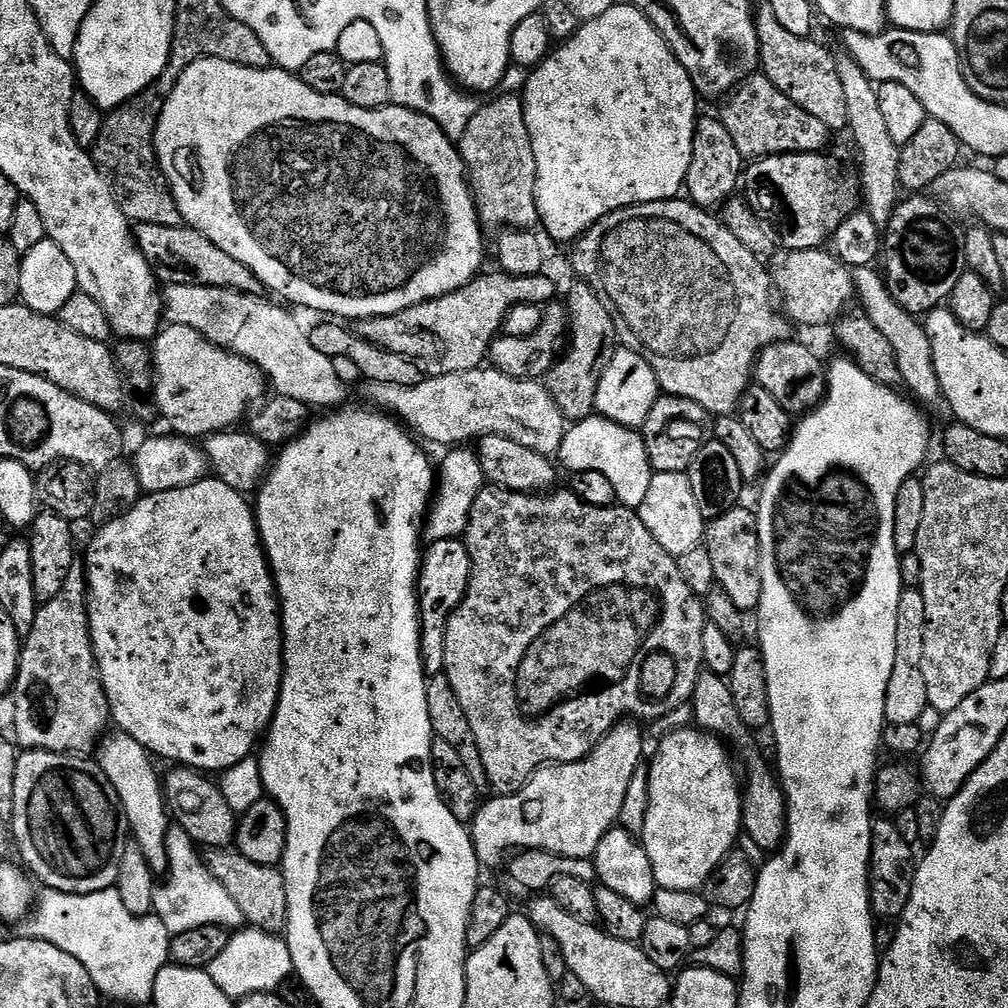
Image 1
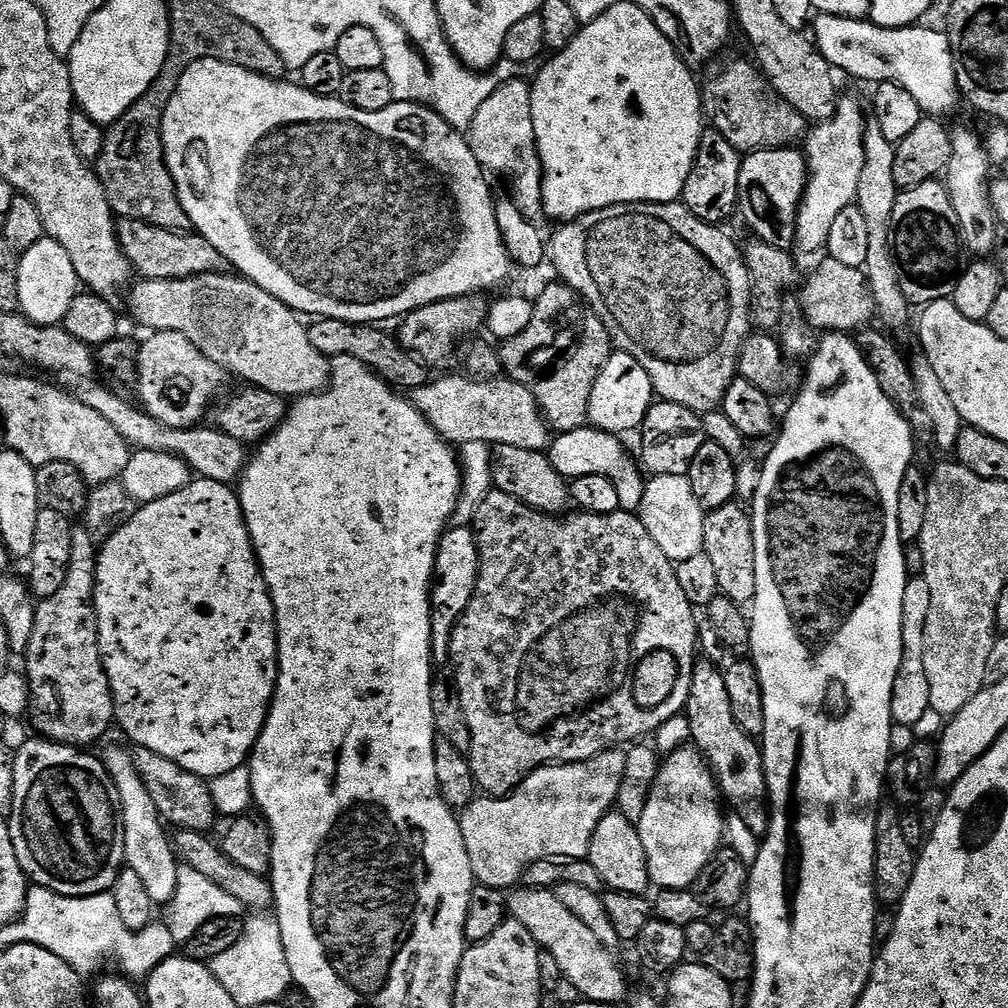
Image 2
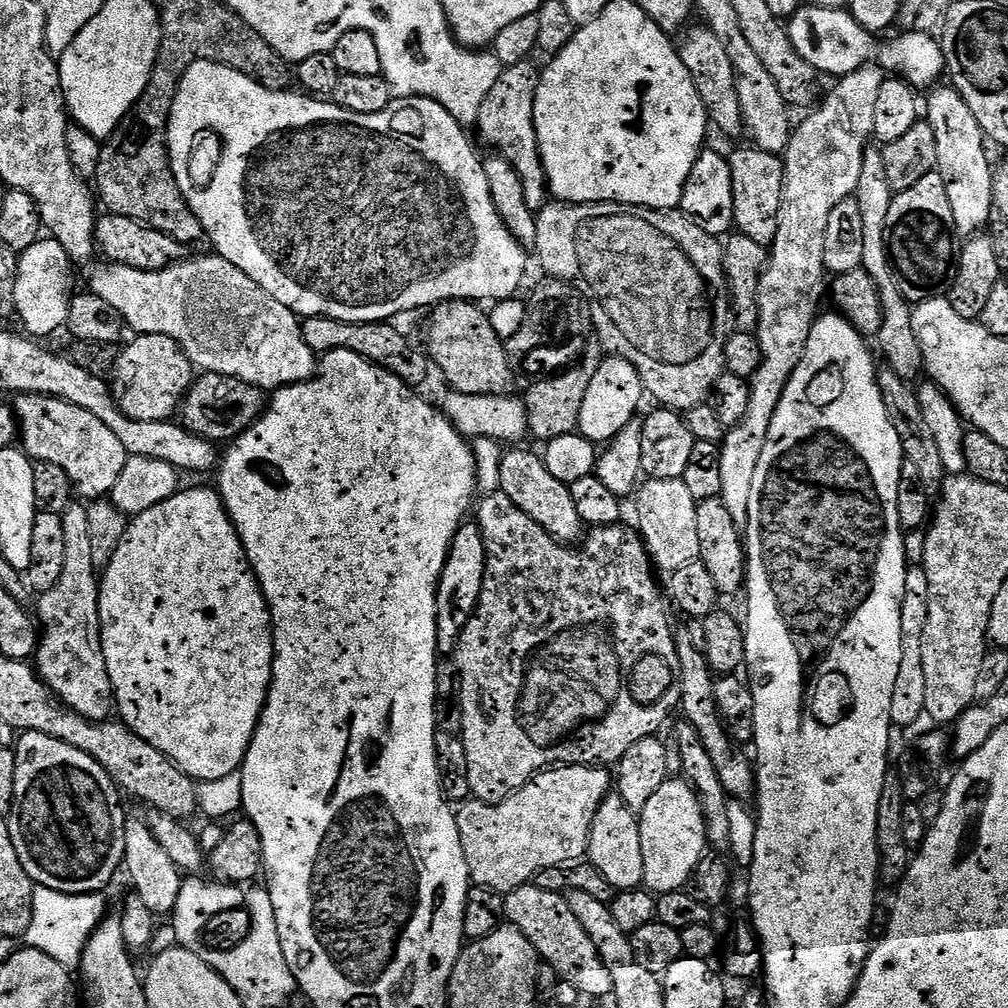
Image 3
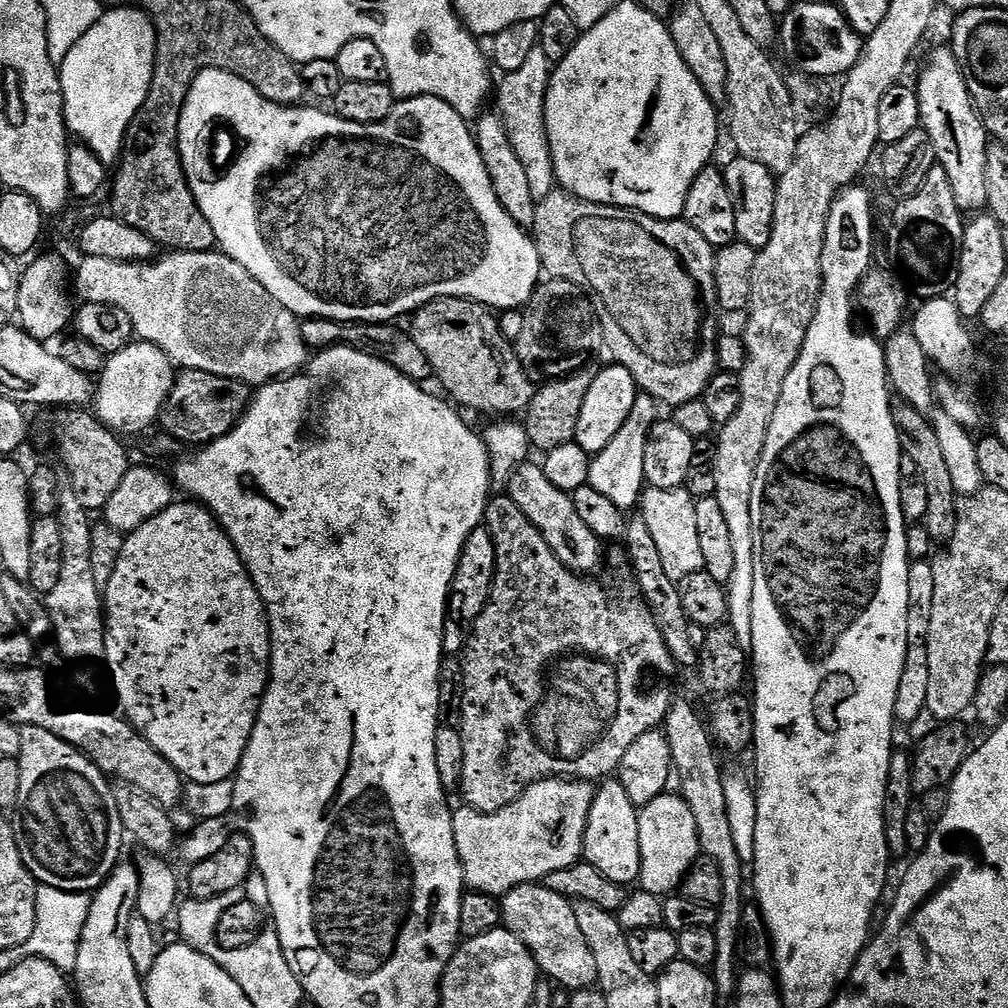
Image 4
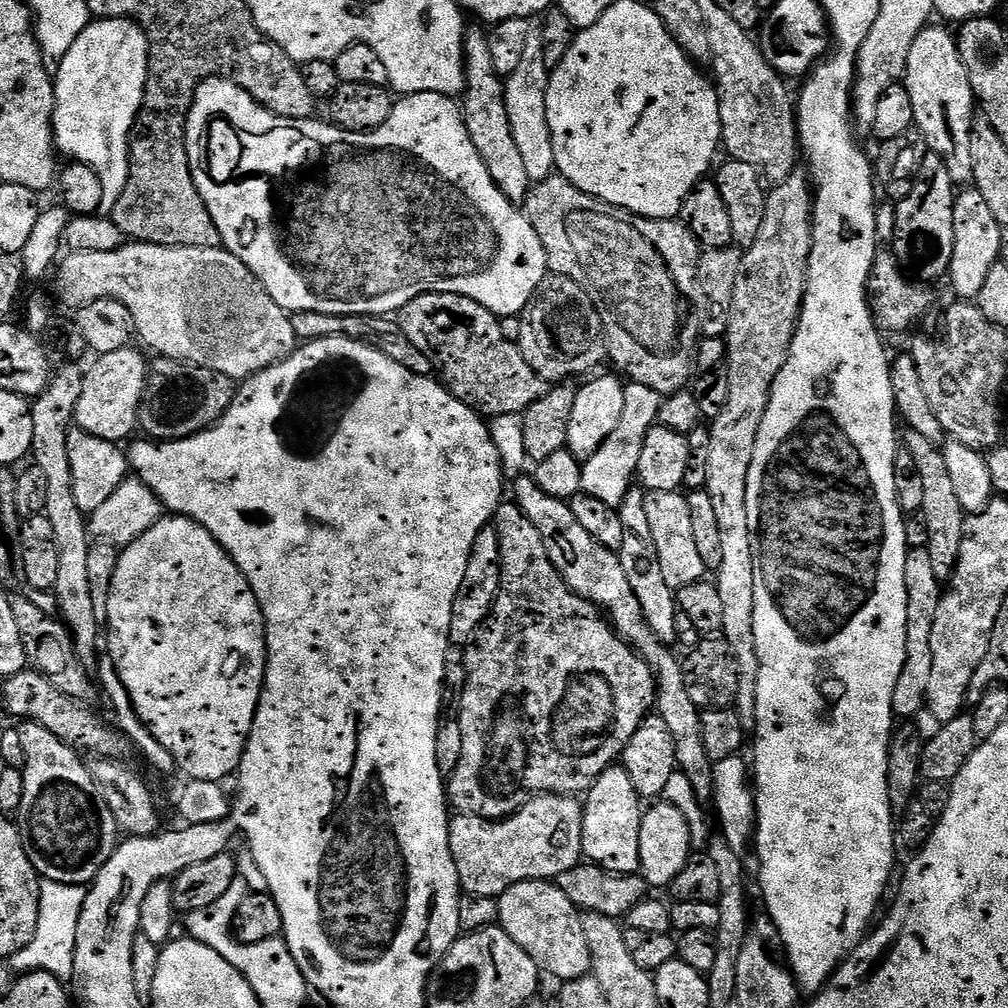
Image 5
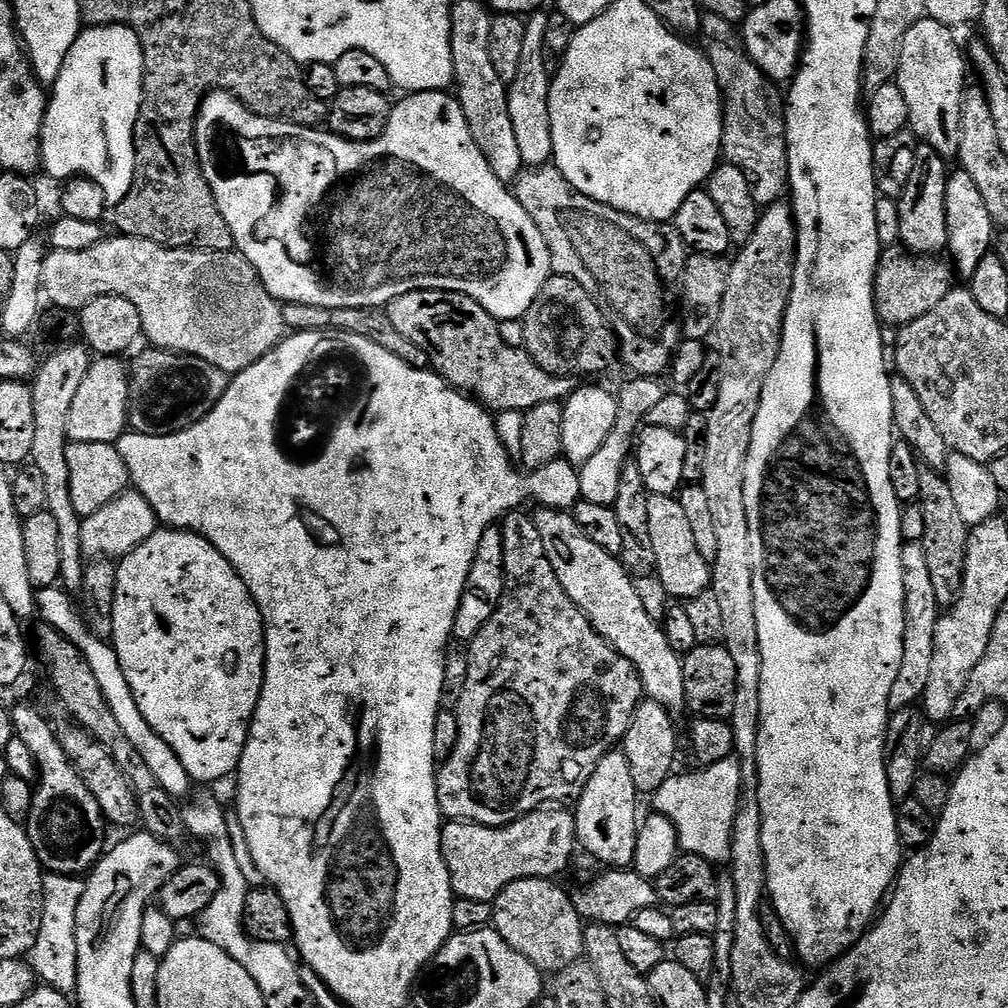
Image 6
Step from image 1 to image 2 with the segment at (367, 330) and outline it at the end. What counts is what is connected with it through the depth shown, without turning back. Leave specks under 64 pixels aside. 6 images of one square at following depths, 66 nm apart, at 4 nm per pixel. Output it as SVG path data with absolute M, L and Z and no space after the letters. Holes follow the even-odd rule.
M480 294L459 296L449 300L439 300L433 304L427 304L425 308L408 313L399 321L400 345L407 352L411 352L416 359L423 360L425 365L446 363L456 348L456 340L462 339L463 336L472 336L479 328L481 330L485 327L490 304L484 299L485 297Z

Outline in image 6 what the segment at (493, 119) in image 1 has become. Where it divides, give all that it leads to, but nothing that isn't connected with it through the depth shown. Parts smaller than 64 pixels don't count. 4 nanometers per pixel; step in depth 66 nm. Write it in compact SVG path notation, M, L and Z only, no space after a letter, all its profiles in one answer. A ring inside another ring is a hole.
M537 10L527 17L526 42L522 42L522 62L518 66L516 80L508 90L510 122L514 122L514 134L522 162L529 168L543 168L552 160L552 131L550 130L550 68L544 61L544 48L548 39L548 16Z

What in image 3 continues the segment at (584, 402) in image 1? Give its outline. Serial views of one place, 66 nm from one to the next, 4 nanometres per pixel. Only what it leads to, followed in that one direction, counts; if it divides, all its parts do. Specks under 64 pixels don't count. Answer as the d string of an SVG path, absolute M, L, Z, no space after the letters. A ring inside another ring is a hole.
M589 346L584 355L570 368L555 376L537 379L522 396L524 409L528 412L528 431L540 440L554 442L563 436L573 435L579 429L582 402L586 399L586 389L590 386L602 359L599 347Z

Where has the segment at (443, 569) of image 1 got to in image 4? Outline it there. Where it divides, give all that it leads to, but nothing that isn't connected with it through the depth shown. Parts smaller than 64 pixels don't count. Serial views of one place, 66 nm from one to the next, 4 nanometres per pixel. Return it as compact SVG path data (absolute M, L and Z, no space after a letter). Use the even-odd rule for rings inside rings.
M487 526L475 528L470 534L470 538L466 538L466 546L458 558L454 582L448 595L448 609L442 634L445 656L460 656L468 647L468 635L472 633L474 622L478 622L482 610L488 605L495 573L496 547L494 546L494 538Z

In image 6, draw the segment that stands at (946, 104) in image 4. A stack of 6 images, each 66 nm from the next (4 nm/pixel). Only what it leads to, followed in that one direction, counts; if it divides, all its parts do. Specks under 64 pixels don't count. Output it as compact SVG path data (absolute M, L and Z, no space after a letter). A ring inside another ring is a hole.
M927 18L914 22L906 34L900 65L894 83L902 90L906 106L910 106L908 128L932 151L952 162L962 146L962 106L964 105L964 75L970 72L966 52L956 41L957 33L948 25Z

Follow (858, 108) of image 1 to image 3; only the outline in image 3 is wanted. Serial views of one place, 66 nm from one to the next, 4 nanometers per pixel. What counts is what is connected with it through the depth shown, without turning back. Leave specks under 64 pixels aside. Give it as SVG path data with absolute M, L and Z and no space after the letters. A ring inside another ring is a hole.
M869 147L864 153L862 162L862 178L858 178L856 205L862 214L862 232L865 234L865 243L862 248L862 266L874 278L880 291L880 301L884 310L882 330L878 337L880 348L884 356L901 380L915 381L916 375L924 372L924 355L920 349L918 338L914 334L912 321L913 305L904 297L900 289L900 277L892 263L892 252L888 249L888 219L894 193L892 184L888 181L888 161L879 147Z

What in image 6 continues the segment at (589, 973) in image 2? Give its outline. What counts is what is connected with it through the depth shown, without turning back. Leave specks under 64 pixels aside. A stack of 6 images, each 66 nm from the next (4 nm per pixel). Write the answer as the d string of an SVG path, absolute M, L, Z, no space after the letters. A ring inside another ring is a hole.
M548 878L515 880L504 887L492 904L491 927L544 974L564 972L584 956L585 921L572 905L572 896Z

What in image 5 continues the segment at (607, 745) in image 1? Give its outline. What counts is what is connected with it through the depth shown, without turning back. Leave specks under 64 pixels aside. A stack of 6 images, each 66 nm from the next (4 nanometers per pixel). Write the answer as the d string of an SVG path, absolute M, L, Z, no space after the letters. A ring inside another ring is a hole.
M536 794L525 799L521 808L505 820L483 820L480 816L451 817L448 825L450 854L458 866L460 887L470 896L500 897L510 886L527 880L555 881L566 870L575 868L582 860L582 830L584 805L576 796Z

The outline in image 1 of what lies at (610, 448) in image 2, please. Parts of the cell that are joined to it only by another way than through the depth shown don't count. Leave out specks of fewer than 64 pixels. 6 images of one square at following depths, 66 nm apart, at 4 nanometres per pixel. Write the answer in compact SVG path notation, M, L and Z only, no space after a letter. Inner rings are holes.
M599 414L575 421L565 431L558 460L561 465L564 463L568 467L569 473L598 470L598 474L606 474L606 478L610 478L610 483L614 485L617 501L636 510L642 506L654 475L643 435L631 428L623 428L621 424L615 424L613 420L607 420Z

